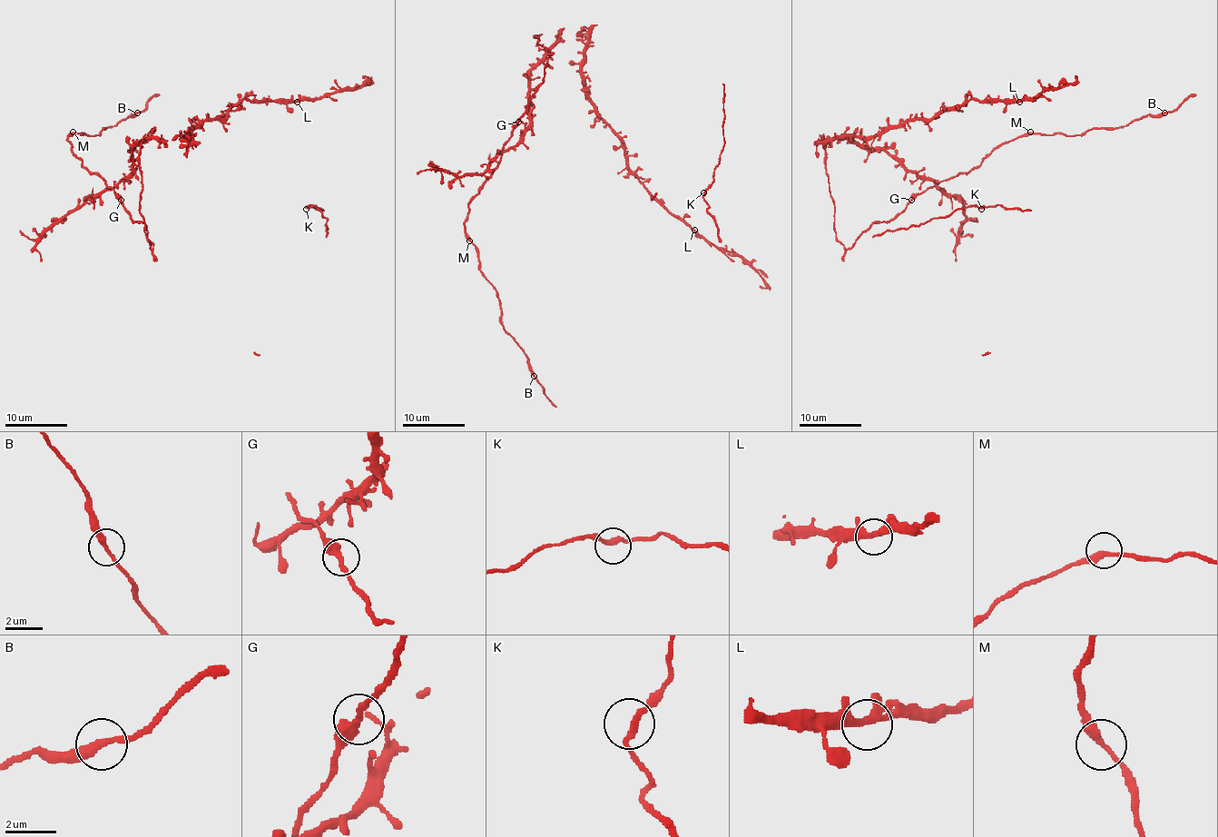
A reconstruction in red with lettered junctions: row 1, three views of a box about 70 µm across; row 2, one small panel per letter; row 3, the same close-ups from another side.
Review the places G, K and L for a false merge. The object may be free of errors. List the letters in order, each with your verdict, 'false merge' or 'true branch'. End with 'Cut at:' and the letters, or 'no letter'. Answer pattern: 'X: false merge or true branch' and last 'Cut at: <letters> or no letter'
G: false merge
K: true branch
L: true branch
Cut at: G

